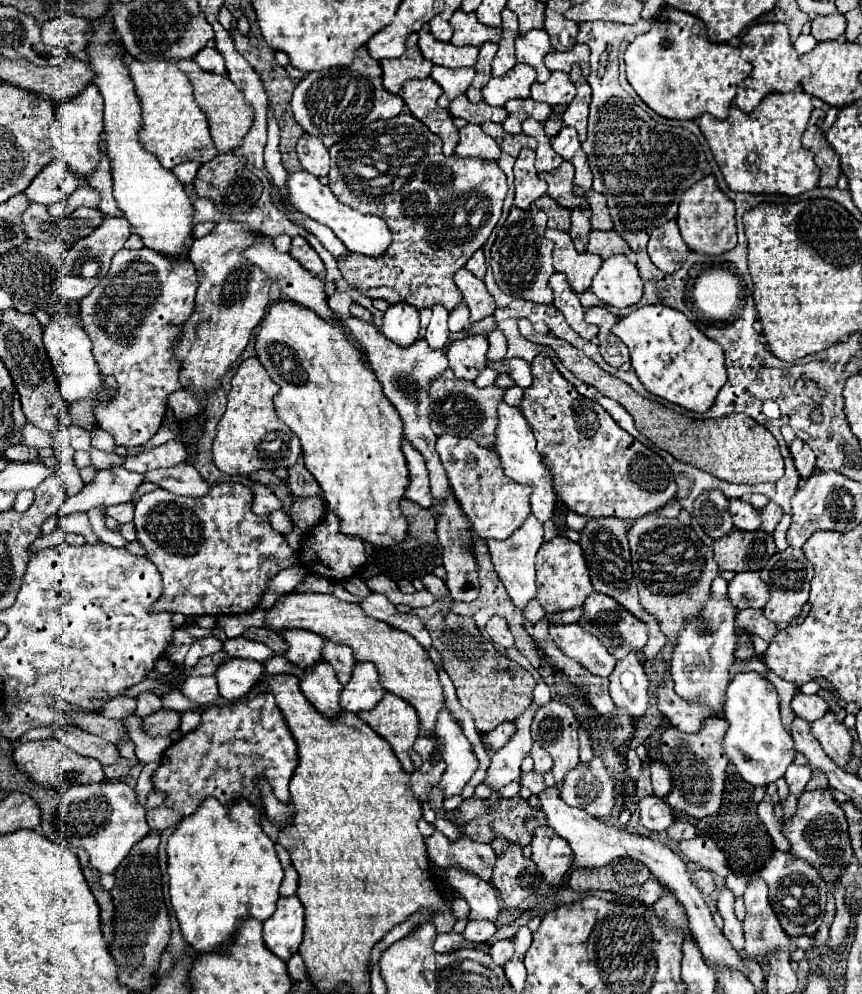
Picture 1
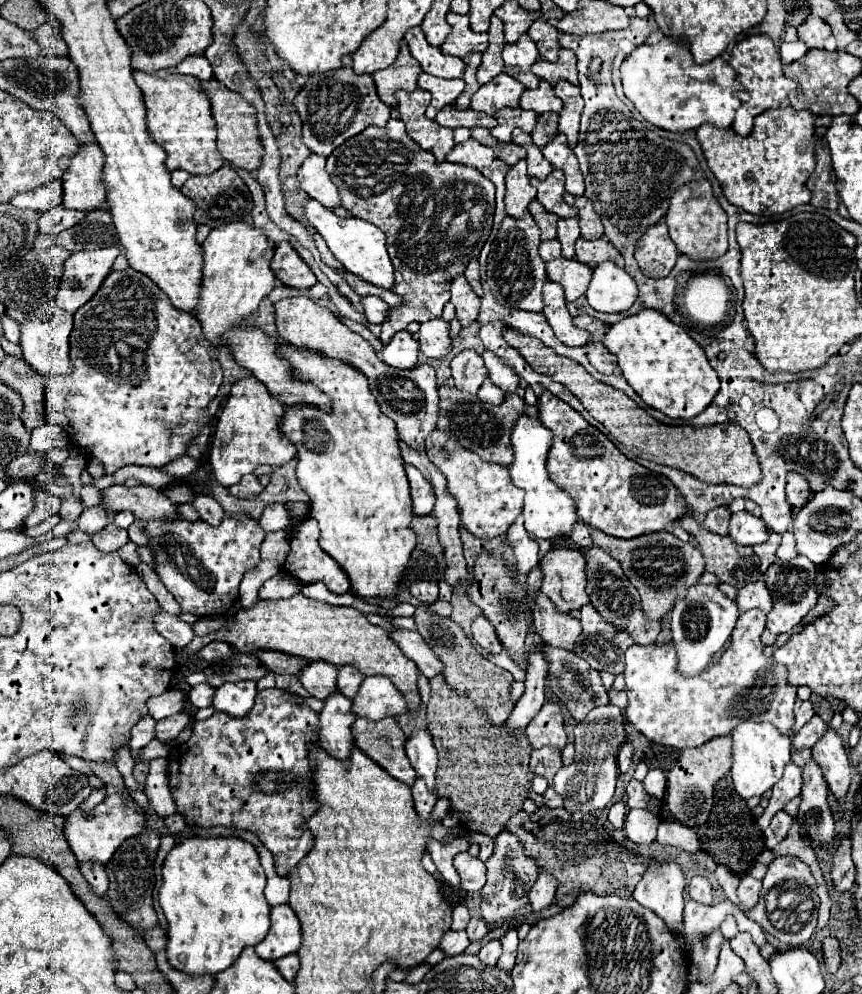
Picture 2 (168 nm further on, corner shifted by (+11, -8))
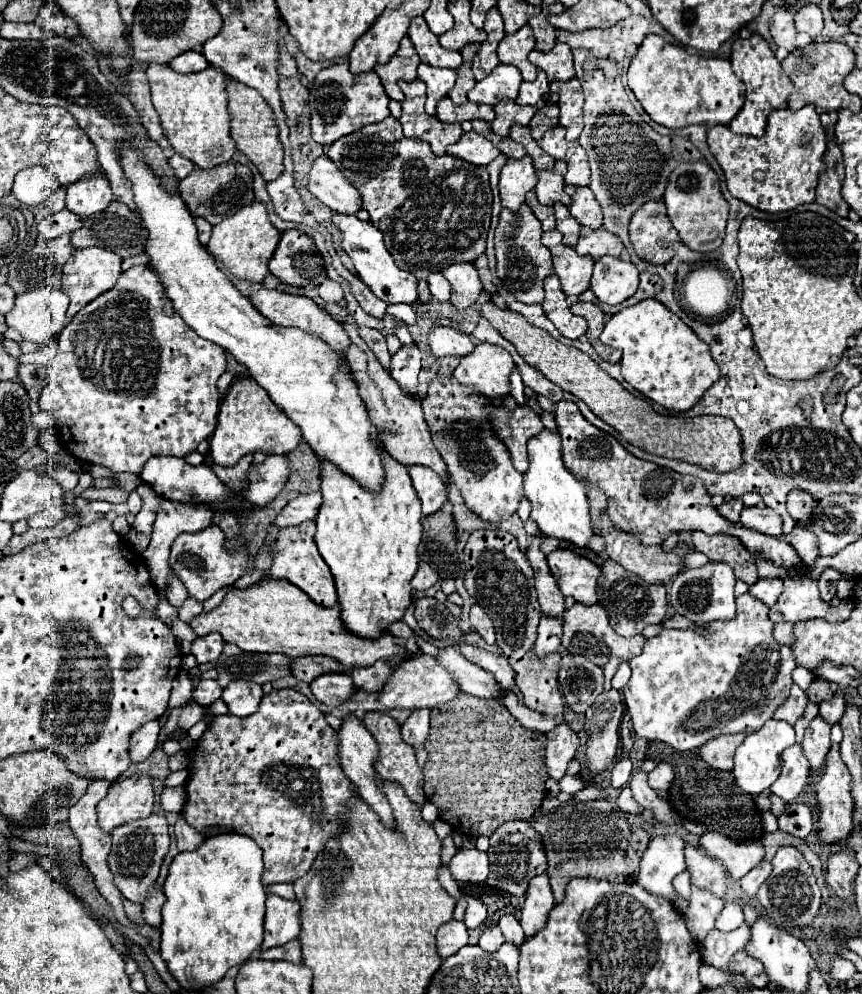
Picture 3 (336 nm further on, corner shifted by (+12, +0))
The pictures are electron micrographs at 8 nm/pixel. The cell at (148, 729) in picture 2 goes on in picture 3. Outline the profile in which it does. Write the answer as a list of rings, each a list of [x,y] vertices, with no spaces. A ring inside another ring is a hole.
[[[158,721],[144,723],[144,727],[134,731],[134,735],[130,739],[130,755],[132,755],[134,763],[144,761],[156,749],[158,731],[160,731],[160,723]]]

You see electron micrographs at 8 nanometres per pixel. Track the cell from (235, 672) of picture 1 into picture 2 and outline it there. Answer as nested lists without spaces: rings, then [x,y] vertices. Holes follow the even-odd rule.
[[[239,681],[239,683],[225,683],[215,691],[213,707],[233,717],[243,717],[251,711],[253,701],[257,695],[255,681]]]

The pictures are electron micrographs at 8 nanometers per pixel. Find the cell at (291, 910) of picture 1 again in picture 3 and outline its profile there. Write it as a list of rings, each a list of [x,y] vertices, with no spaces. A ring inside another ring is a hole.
[[[268,895],[266,899],[266,919],[264,919],[264,941],[262,951],[270,947],[284,945],[298,939],[302,929],[300,923],[300,903],[288,901],[278,895]]]

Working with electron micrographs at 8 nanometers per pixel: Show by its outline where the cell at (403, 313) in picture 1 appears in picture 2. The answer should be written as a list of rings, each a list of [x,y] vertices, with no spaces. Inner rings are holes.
[[[399,331],[391,339],[391,343],[385,345],[381,351],[383,361],[397,369],[415,369],[417,355],[419,355],[419,343],[407,331]]]

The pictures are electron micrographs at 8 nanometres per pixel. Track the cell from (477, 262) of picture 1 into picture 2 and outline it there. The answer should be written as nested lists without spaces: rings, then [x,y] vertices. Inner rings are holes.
[[[471,259],[467,269],[465,269],[465,277],[469,281],[469,285],[473,287],[473,291],[477,291],[477,295],[481,297],[483,295],[483,289],[481,289],[481,281],[479,281],[479,263],[477,259]]]

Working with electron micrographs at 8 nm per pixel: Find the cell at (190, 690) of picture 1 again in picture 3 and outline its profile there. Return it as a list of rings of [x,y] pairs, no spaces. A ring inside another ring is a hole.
[[[200,679],[198,685],[194,687],[194,695],[192,697],[194,697],[194,701],[198,705],[208,707],[216,699],[220,699],[220,695],[222,695],[222,687],[216,681],[212,681],[212,679]]]

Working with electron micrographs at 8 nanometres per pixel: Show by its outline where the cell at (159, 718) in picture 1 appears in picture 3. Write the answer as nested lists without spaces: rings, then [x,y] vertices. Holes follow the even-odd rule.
[[[188,703],[188,705],[184,705],[182,707],[182,713],[180,713],[180,717],[178,717],[178,727],[180,729],[184,729],[184,731],[188,731],[194,723],[198,723],[200,719],[204,717],[204,709],[198,705],[198,703]]]

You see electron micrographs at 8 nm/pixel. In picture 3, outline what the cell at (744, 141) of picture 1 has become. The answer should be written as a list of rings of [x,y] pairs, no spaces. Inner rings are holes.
[[[812,105],[798,111],[788,107],[770,111],[762,137],[736,135],[726,125],[714,125],[708,129],[708,147],[724,171],[732,197],[756,209],[780,213],[802,203],[812,203],[816,197],[818,175],[824,171],[822,155],[826,151],[826,133]]]

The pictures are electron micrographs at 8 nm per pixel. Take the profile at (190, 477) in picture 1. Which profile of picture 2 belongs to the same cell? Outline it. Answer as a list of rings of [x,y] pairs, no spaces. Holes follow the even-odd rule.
[[[195,495],[193,499],[193,507],[195,511],[199,513],[199,517],[211,525],[219,525],[223,521],[223,507],[213,499],[213,497],[207,497],[207,495]]]

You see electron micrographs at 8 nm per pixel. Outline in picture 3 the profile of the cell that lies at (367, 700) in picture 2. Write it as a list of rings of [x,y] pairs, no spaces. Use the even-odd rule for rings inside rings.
[[[420,655],[418,659],[408,659],[398,669],[394,669],[390,679],[378,691],[378,703],[388,709],[396,707],[422,709],[422,707],[442,705],[454,699],[456,693],[458,693],[458,683],[452,679],[452,675],[446,675],[446,671],[442,671],[442,667],[438,667],[438,663],[434,663],[430,655]]]

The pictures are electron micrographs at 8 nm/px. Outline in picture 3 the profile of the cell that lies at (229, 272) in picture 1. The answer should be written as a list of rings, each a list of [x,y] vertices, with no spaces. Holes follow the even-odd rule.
[[[252,203],[248,207],[242,207],[242,211],[222,219],[212,229],[212,237],[208,241],[208,251],[222,263],[226,271],[230,271],[238,279],[246,279],[250,283],[262,283],[268,275],[268,261],[280,241],[280,233],[270,223],[266,205],[264,203]]]

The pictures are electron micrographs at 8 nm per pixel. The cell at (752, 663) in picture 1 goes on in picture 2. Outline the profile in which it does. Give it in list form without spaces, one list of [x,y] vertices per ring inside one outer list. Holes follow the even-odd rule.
[[[751,609],[741,613],[733,633],[731,643],[721,655],[717,663],[709,663],[697,677],[683,677],[677,671],[677,655],[675,645],[669,641],[665,645],[631,645],[625,653],[625,681],[627,681],[627,697],[629,705],[625,709],[625,719],[631,723],[639,733],[643,733],[649,741],[685,749],[685,747],[701,747],[703,743],[731,735],[731,731],[741,723],[741,719],[755,719],[755,721],[769,721],[781,733],[793,737],[793,703],[797,699],[797,687],[787,683],[787,669],[775,663],[771,657],[763,655],[765,645],[761,643],[761,633],[765,631],[765,613],[759,609]]]

